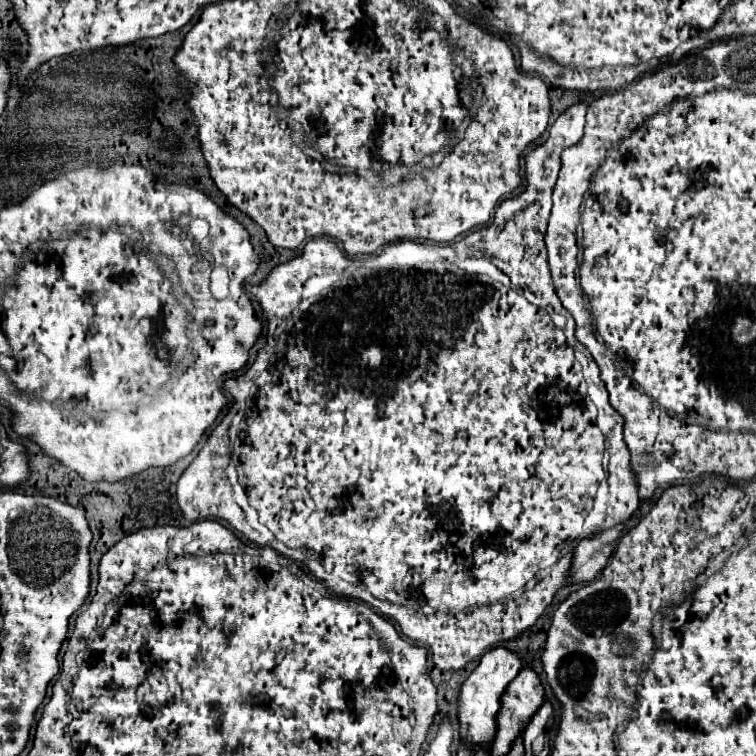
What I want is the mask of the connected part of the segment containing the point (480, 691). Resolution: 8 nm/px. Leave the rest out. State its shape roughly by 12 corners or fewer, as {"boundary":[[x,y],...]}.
{"boundary":[[505,646],[483,654],[459,696],[461,738],[489,746],[507,684],[523,662]]}

